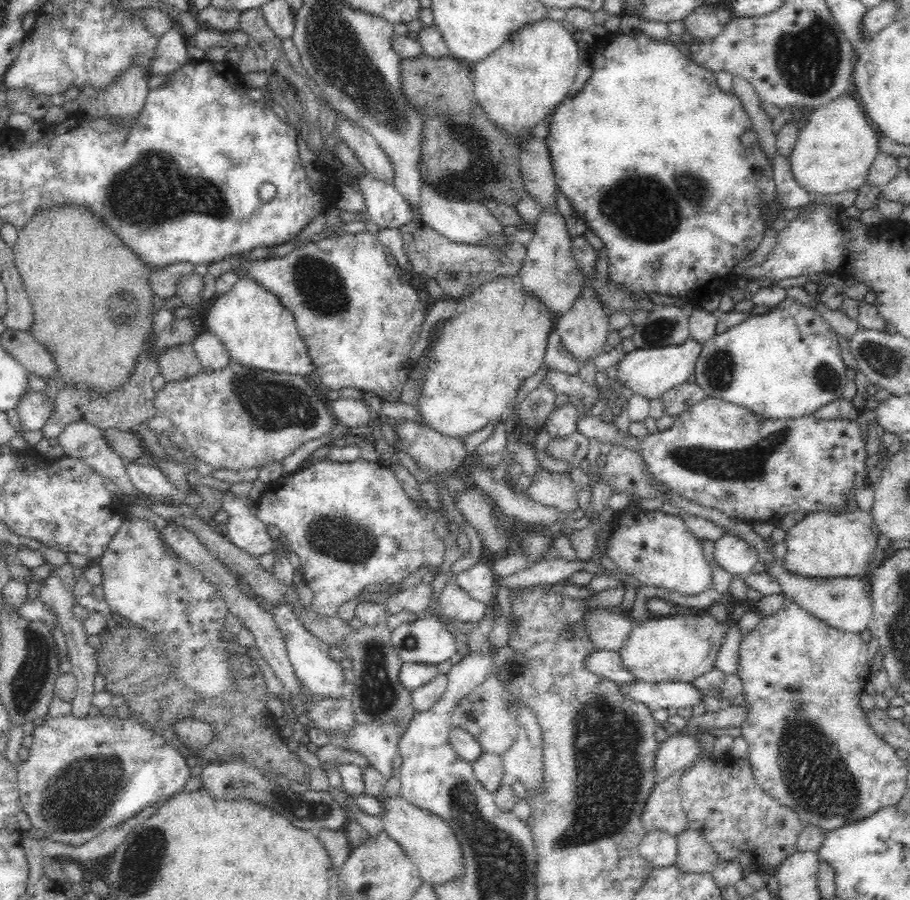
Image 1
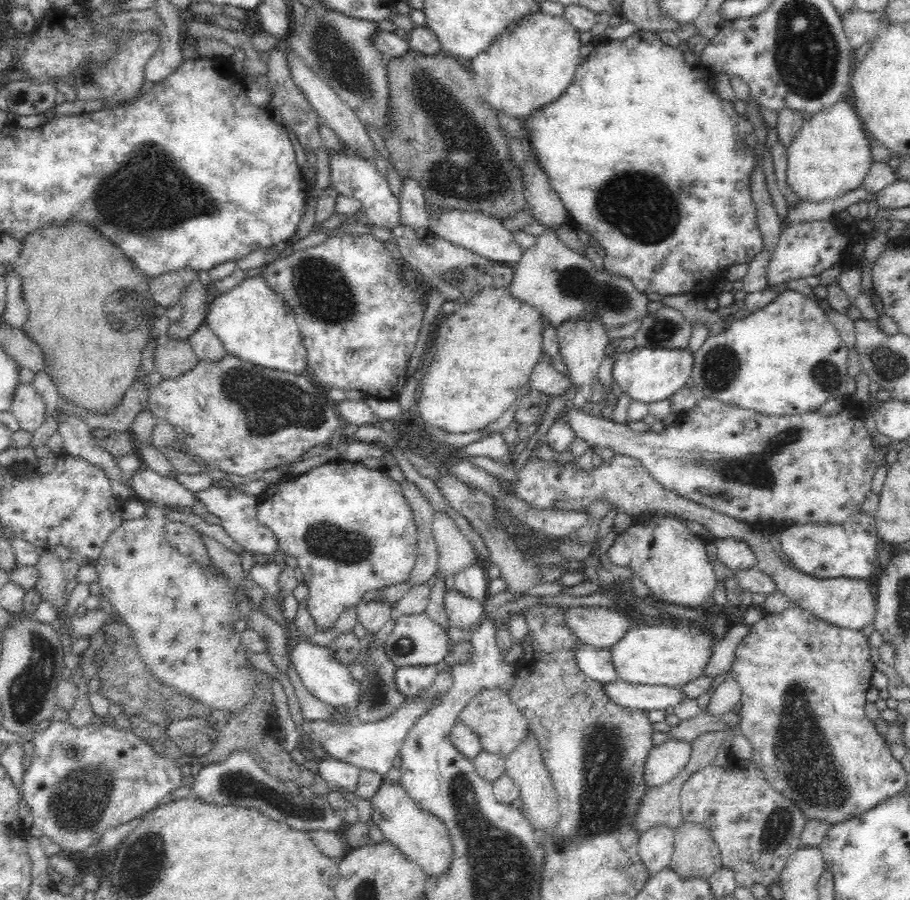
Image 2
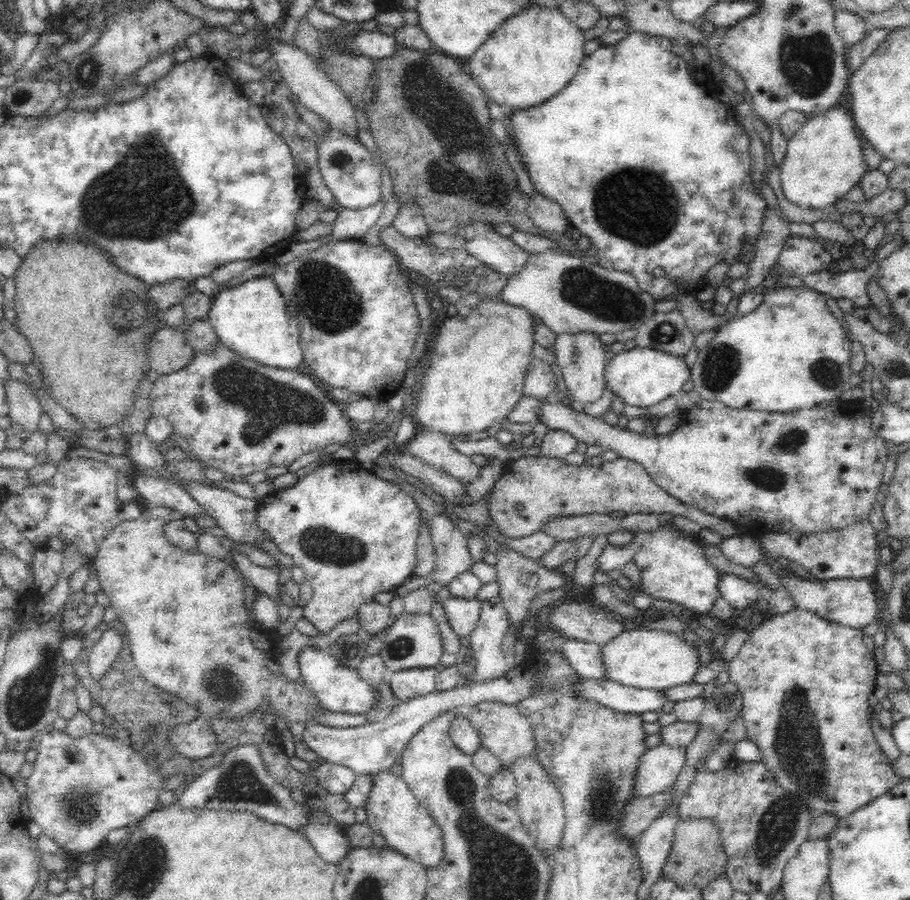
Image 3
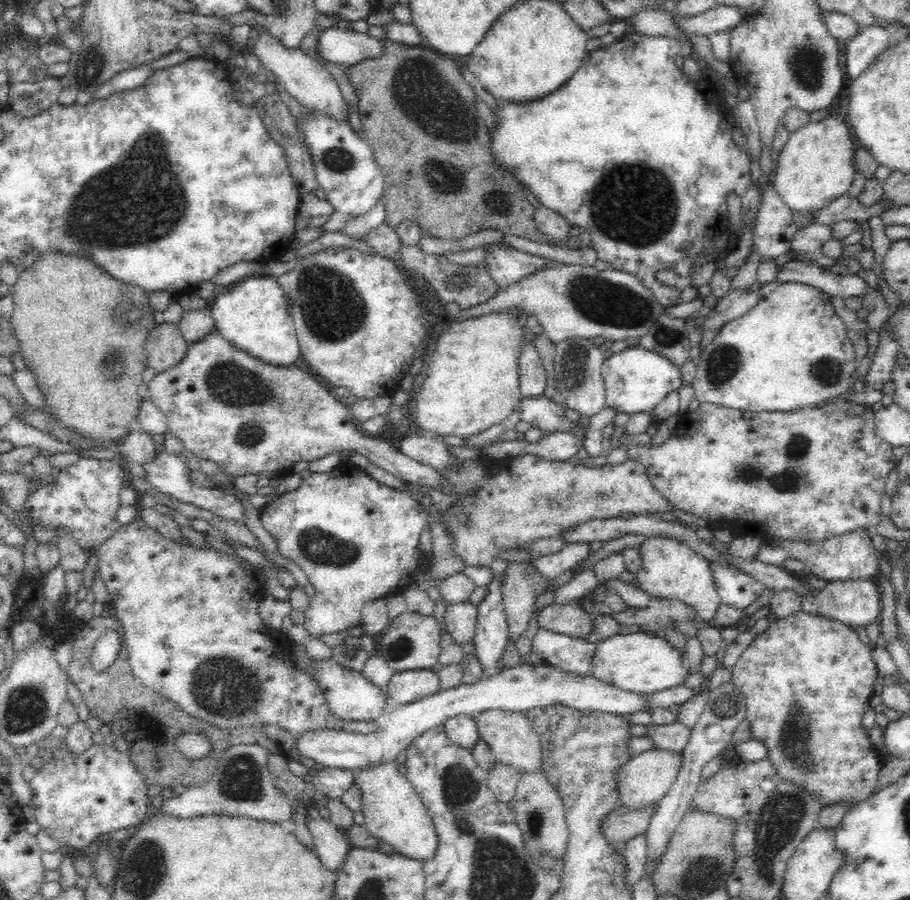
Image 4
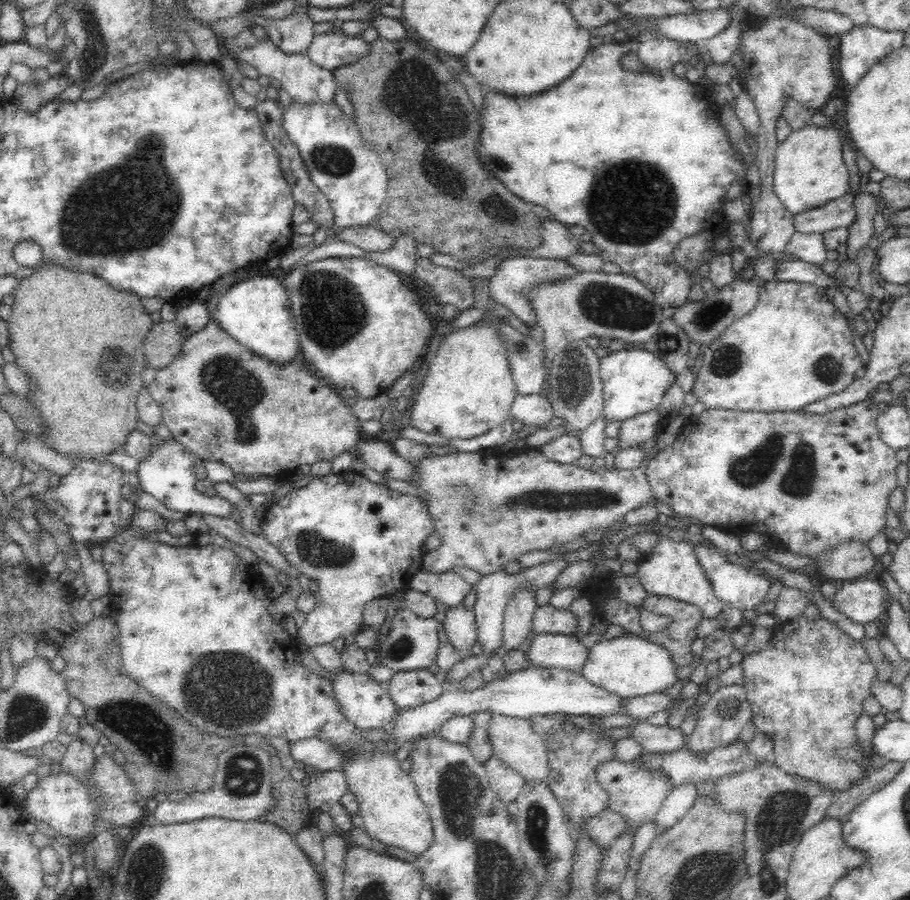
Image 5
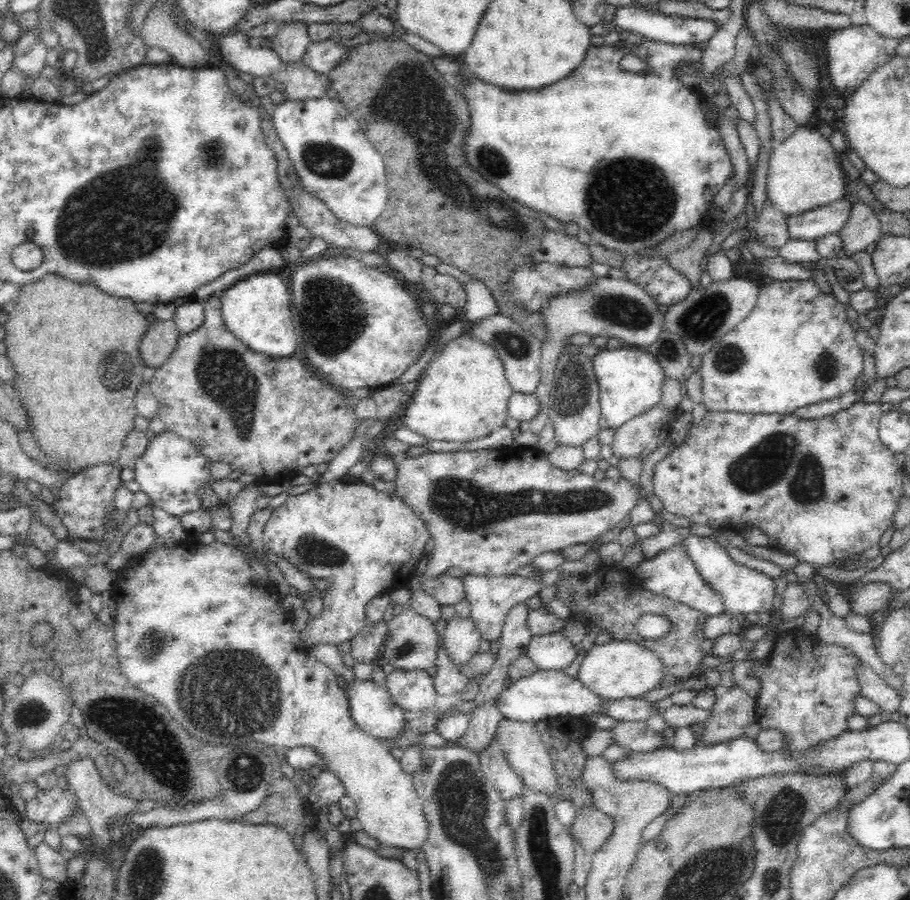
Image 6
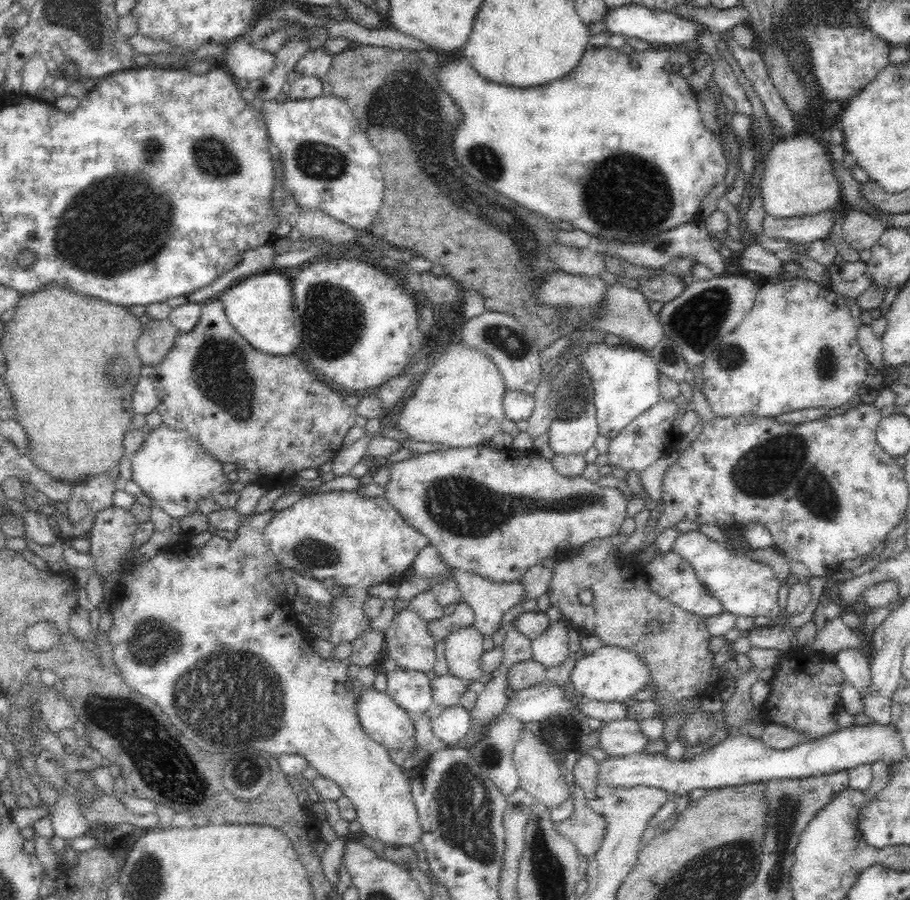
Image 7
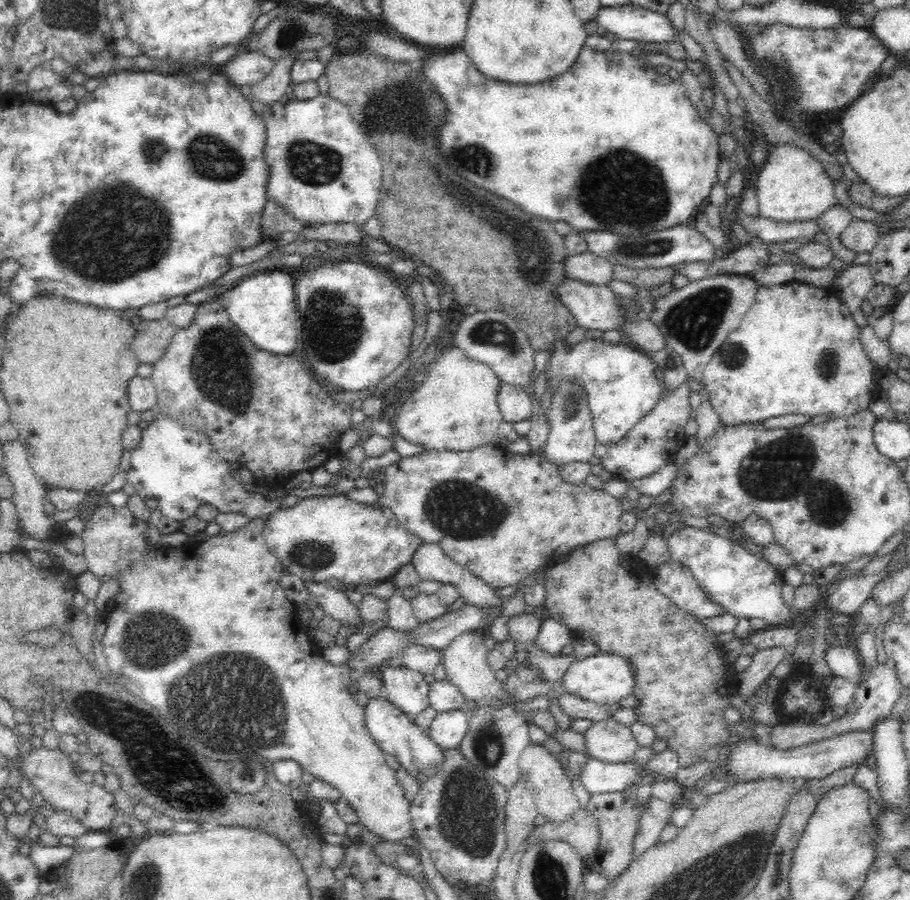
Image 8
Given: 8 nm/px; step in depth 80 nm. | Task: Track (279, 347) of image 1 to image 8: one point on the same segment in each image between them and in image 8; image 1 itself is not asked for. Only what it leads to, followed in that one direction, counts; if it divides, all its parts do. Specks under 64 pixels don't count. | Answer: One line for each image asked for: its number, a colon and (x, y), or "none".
2: (254, 324)
3: (251, 319)
4: (253, 315)
5: (256, 311)
6: (257, 310)
7: (260, 307)
8: (263, 306)

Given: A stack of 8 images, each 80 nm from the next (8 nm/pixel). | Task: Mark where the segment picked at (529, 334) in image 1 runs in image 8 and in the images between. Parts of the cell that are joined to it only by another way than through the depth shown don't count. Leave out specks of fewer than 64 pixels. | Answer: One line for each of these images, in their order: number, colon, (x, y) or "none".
2: (484, 352)
3: (475, 378)
4: (471, 383)
5: (467, 390)
6: (462, 396)
7: (458, 403)
8: (455, 408)

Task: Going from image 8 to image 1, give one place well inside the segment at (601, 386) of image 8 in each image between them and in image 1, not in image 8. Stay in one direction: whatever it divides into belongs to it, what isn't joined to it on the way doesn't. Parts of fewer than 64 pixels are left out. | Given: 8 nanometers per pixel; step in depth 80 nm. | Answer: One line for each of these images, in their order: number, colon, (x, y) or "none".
1: (650, 372)
2: (646, 374)
3: (641, 377)
4: (636, 380)
5: (634, 380)
6: (629, 380)
7: (625, 380)

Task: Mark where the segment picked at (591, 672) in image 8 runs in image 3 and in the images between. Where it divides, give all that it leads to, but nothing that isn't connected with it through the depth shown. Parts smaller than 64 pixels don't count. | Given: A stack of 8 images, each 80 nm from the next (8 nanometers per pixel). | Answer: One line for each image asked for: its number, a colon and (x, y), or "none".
3: (645, 659)
4: (640, 663)
5: (627, 666)
6: (615, 670)
7: (608, 674)

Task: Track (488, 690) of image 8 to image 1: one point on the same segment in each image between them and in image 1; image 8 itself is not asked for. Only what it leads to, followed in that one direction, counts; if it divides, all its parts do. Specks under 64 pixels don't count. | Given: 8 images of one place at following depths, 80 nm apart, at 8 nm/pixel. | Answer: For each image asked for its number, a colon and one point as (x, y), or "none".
1: (454, 603)
2: (463, 612)
3: (463, 615)
4: (460, 620)
5: (459, 627)
6: (461, 640)
7: (463, 648)

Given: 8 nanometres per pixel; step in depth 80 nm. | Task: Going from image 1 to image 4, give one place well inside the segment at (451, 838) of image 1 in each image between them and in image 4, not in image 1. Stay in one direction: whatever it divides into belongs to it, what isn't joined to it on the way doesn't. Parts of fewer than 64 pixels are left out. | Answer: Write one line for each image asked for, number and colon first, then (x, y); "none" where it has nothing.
2: (423, 838)
3: (392, 811)
4: (393, 812)

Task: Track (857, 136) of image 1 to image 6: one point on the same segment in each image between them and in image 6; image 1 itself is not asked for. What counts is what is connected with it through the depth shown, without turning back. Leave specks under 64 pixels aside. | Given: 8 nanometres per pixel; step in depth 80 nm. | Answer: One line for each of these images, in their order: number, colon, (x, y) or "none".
2: (830, 155)
3: (823, 160)
4: (815, 166)
5: (808, 172)
6: (803, 174)

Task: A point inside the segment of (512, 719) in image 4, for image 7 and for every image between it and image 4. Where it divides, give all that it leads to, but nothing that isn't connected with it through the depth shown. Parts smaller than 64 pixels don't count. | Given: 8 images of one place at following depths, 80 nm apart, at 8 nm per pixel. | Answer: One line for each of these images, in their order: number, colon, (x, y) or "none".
5: (514, 741)
6: (521, 743)
7: (539, 775)

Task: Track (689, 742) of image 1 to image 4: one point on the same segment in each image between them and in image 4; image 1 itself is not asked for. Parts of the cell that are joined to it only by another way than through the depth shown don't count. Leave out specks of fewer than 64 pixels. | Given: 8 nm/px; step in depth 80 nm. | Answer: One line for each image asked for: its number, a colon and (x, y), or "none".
2: (665, 762)
3: (658, 768)
4: (646, 778)

